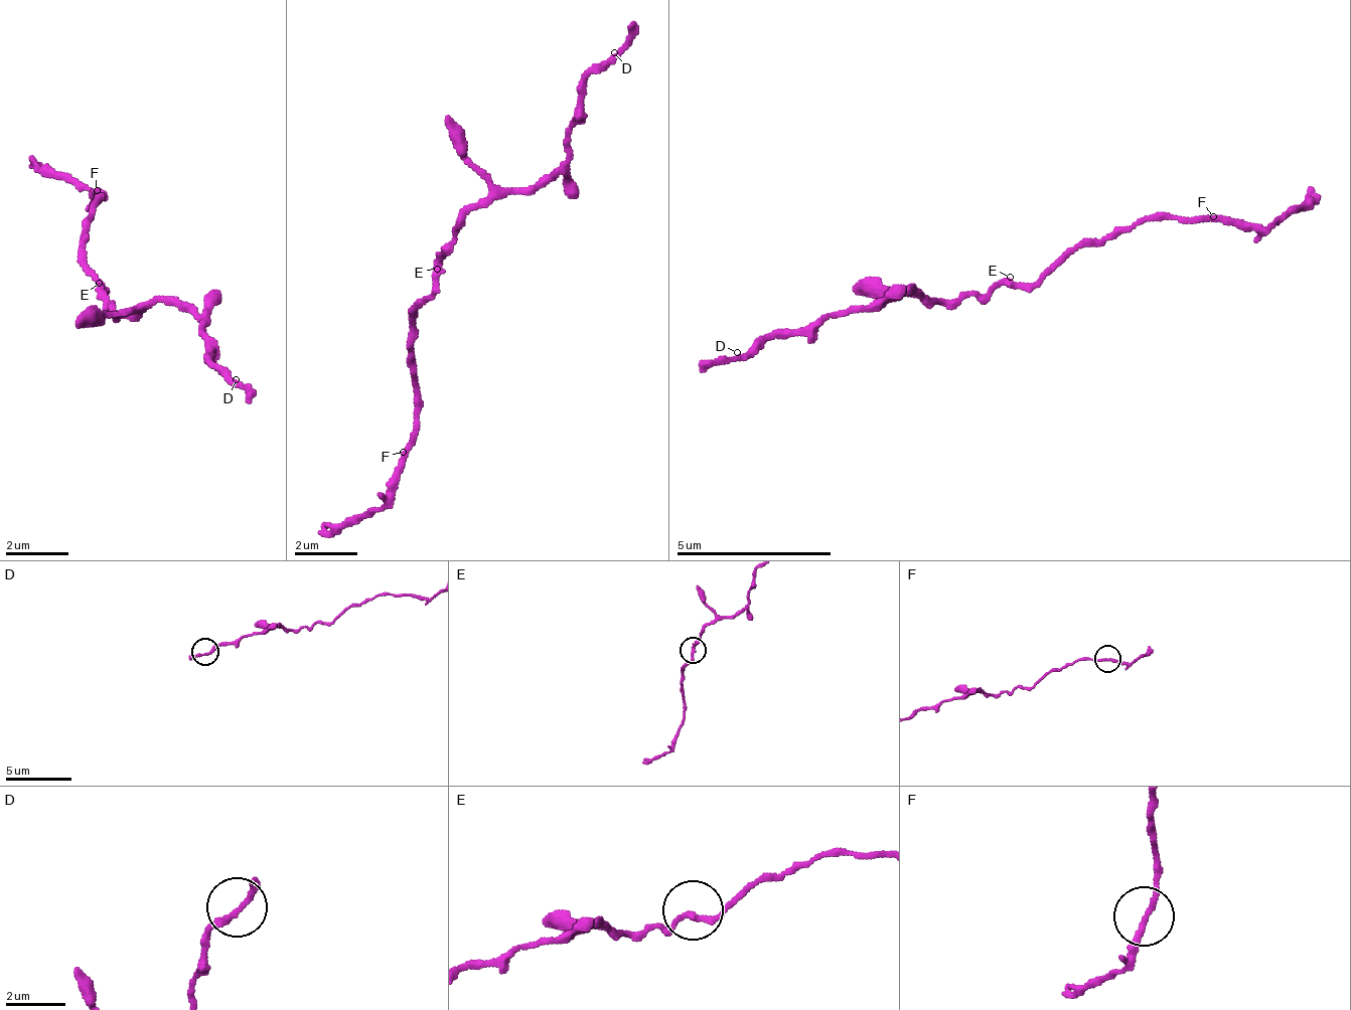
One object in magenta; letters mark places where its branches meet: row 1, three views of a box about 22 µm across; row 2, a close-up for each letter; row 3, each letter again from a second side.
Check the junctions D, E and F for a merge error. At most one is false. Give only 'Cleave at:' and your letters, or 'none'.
Cleave at: none

